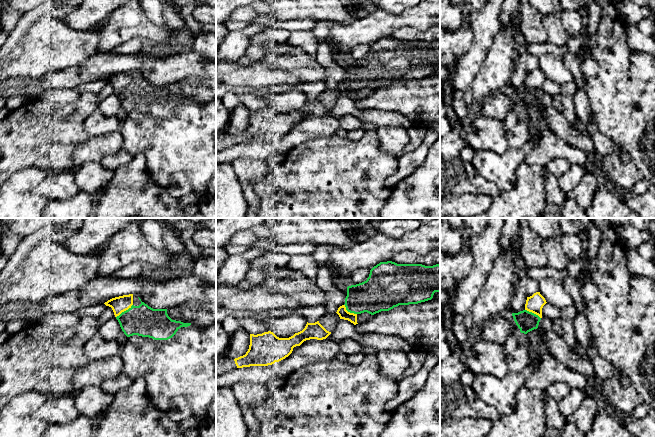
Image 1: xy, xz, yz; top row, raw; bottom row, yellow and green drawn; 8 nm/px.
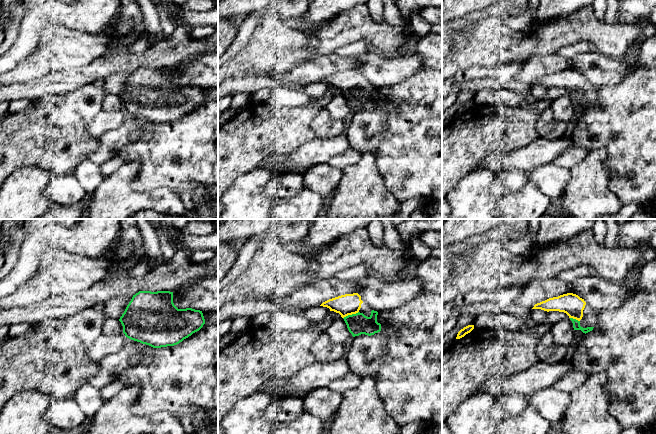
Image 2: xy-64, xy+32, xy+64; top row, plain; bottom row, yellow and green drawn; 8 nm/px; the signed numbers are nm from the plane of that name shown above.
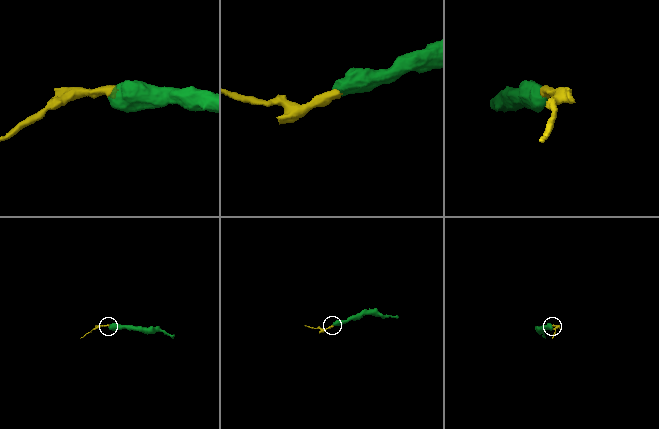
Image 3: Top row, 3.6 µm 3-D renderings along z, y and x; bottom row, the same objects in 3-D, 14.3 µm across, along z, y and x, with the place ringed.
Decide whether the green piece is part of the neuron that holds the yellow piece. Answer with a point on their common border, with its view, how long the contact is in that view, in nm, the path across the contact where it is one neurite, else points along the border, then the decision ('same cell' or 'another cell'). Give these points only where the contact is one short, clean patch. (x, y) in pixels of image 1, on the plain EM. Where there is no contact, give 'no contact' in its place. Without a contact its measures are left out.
contact xy (124, 86); length 170 nm; way xy (119, 80), (124, 86), (134, 96), (142, 96); same cell

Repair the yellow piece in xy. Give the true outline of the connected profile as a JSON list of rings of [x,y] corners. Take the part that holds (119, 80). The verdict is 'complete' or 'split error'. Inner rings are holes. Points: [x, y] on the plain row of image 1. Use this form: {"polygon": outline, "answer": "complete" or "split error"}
{"polygon": [[[133,70],[112,74],[104,80],[112,84],[127,113],[138,111],[154,116],[168,116],[181,103],[191,101],[172,96],[167,90],[167,85],[153,85],[142,77],[139,82],[134,82]]], "answer": "split error"}

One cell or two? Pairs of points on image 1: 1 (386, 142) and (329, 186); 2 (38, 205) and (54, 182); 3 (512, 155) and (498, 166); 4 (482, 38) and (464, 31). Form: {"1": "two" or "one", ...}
{"1": "two", "2": "two", "3": "one", "4": "two"}

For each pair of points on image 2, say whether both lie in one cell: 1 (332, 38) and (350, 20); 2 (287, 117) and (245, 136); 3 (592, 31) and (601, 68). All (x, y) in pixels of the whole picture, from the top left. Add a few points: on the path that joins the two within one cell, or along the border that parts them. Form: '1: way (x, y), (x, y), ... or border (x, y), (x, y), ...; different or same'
1: way (336, 34), (346, 24); same
2: way (277, 127), (275, 129), (262, 129), (255, 133); same
3: border (593, 49), (606, 55), (620, 58); different

